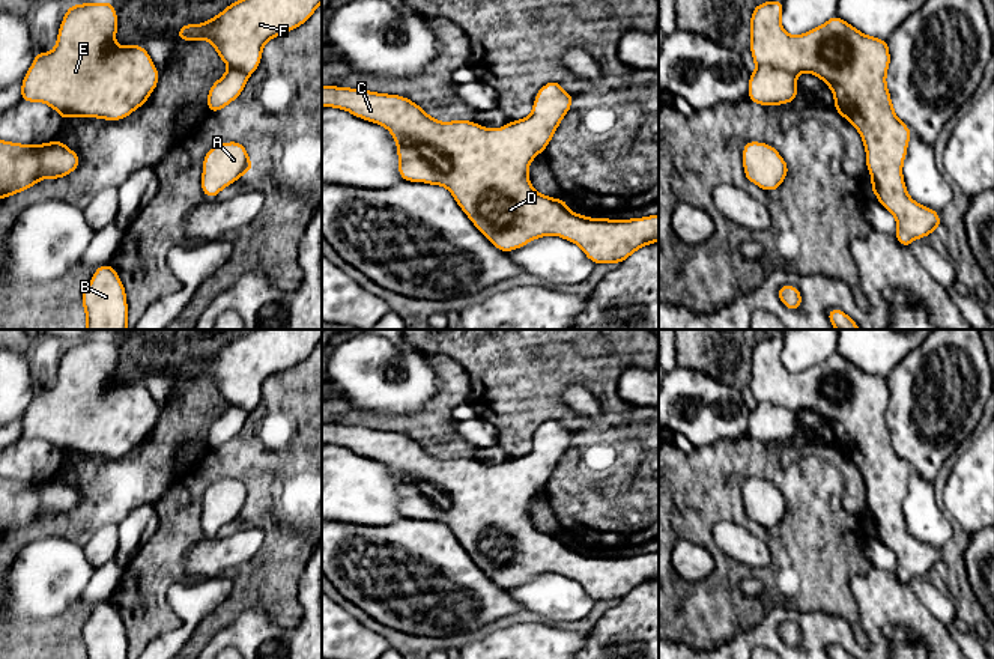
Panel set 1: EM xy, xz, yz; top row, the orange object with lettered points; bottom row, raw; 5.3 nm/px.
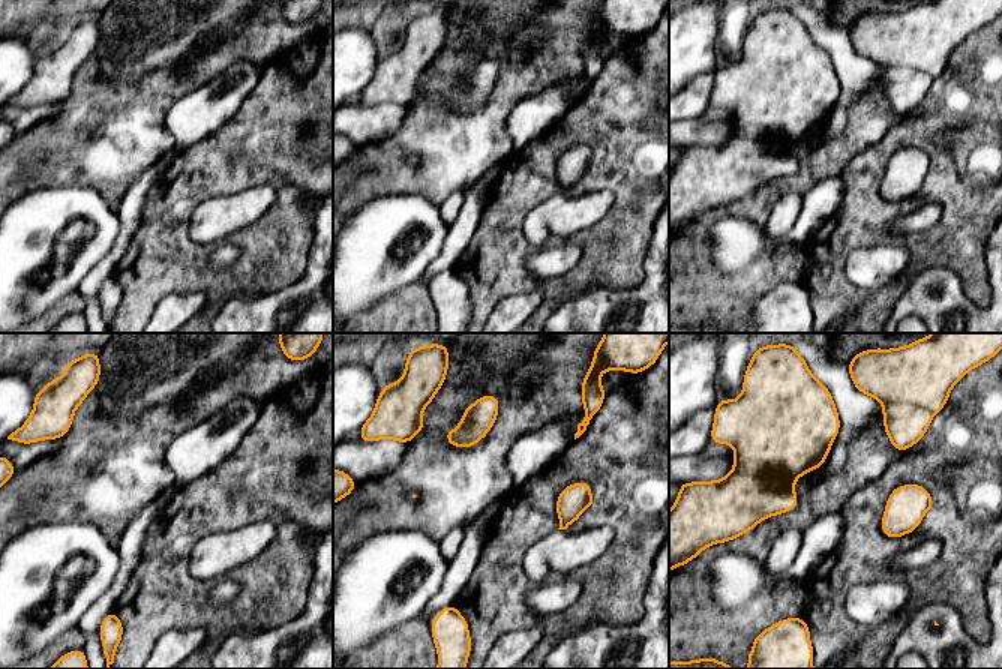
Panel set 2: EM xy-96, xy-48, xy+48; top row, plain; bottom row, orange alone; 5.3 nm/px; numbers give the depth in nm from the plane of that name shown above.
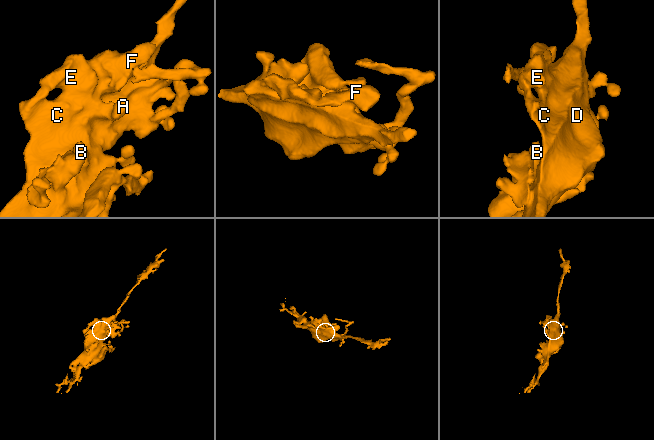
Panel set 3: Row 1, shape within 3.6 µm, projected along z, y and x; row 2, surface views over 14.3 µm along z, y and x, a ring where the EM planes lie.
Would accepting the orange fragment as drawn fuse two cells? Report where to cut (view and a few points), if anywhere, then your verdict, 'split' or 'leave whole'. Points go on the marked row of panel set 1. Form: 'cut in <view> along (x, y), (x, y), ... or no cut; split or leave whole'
no cut; leave whole

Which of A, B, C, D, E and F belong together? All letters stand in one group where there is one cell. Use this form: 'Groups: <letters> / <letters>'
Groups: A B C D E F

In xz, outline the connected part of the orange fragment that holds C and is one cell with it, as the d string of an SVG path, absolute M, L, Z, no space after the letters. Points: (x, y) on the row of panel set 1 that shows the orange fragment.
M549 81L535 93L528 117L492 129L474 120L439 122L400 95L322 86L322 107L343 108L359 119L385 126L397 143L400 178L445 187L474 226L499 251L510 253L541 236L556 235L577 244L595 265L621 263L636 250L659 242L659 215L630 220L589 218L571 212L564 199L537 193L529 182L531 161L544 152L562 117L570 111L573 98L559 81Z

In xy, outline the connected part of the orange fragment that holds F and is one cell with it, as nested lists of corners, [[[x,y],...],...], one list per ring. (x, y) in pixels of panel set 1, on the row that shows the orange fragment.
[[[238,0],[206,23],[183,24],[177,30],[179,41],[211,41],[220,59],[229,66],[209,89],[209,113],[220,111],[242,93],[248,77],[262,62],[262,51],[268,41],[307,23],[320,3],[322,0]]]

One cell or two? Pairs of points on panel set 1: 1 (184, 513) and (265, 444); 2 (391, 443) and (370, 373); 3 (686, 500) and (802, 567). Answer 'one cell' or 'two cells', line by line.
1: one cell
2: two cells
3: one cell

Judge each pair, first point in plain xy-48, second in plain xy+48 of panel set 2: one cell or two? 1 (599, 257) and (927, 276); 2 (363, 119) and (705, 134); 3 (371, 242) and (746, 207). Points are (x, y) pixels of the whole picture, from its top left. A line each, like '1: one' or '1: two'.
1: two
2: one
3: two

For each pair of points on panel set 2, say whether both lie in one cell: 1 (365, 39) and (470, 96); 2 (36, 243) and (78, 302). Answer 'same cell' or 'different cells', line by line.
1: different cells
2: different cells

